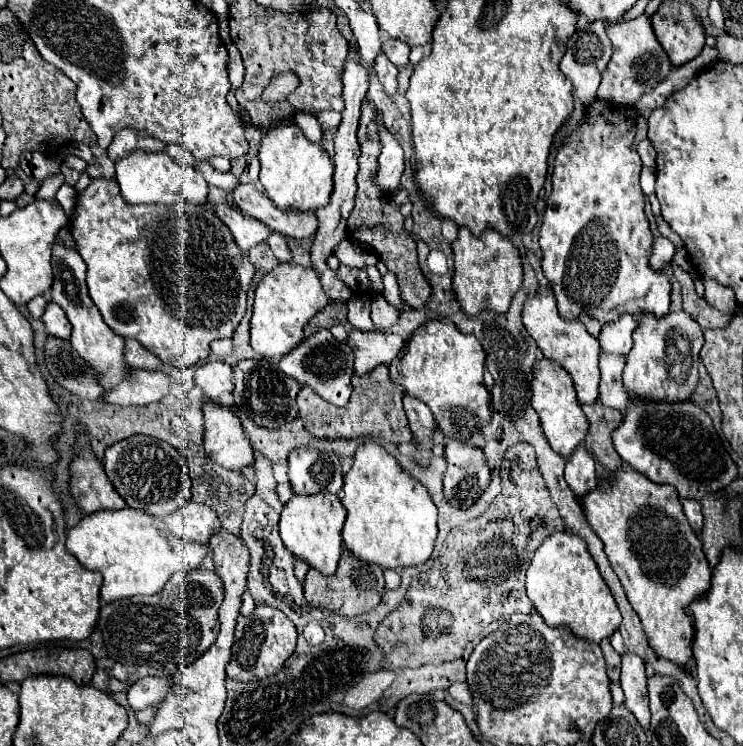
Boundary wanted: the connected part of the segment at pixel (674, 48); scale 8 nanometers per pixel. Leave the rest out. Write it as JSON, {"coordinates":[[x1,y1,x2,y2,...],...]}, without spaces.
{"coordinates":[[663,2,651,16,651,26,673,66,693,60,705,46,703,24,691,4]]}

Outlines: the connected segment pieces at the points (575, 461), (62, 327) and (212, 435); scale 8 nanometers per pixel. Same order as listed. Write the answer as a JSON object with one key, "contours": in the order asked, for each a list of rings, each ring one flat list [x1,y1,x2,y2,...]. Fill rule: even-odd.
{"contours":[[[579,446,573,456,567,460,565,466,565,482,573,490,575,498,585,498,591,490,597,488,597,476,595,476,595,464,593,458,585,452,583,446]],[[53,300,47,302,47,308,45,308,41,320,43,320,49,334,53,334,57,338,69,338,71,336,71,324,65,318,65,312]],[[213,400,201,404,205,418,205,452,213,462,225,468,241,470,253,462,253,448,241,428,239,418]]]}

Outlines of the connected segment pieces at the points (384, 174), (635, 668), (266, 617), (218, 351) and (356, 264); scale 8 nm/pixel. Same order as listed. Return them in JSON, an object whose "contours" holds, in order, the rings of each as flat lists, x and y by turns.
{"contours":[[[378,116,376,122,379,126,379,136,381,136,381,154,379,154,379,166,375,174,375,186,383,194,391,194,399,188,399,178,403,174,403,150,397,144,397,140,387,132,382,117]],[[625,654,621,668,621,688,625,692,625,706,635,714,641,728,649,728,649,694,647,694,647,676,645,664,639,656]],[[257,604,255,612,251,616,239,616,237,620,237,632,235,632,235,644,233,644,233,660,229,662,227,676,237,682,251,682,251,680,263,680,273,674,277,674,285,660,289,660,297,646,297,632,291,620,275,608,269,608,265,604]],[[223,338,223,340,213,340,211,342,211,356,213,358,225,358,231,352,231,340]],[[343,240,337,246,335,256,341,260,341,264,353,266,353,268,365,268,367,264,379,262,379,256,375,252,369,252,369,248,365,248,363,244,357,244,353,240]]]}

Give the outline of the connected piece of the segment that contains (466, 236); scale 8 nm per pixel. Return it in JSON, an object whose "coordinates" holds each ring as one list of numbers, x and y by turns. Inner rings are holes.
{"coordinates":[[459,228,459,238,453,242,453,254,455,254,453,290,463,314,471,318,481,314,483,310,505,314,511,306,513,296,523,284,521,258,519,252,513,248,511,240,495,230,485,230,485,234,477,238,467,228]]}

